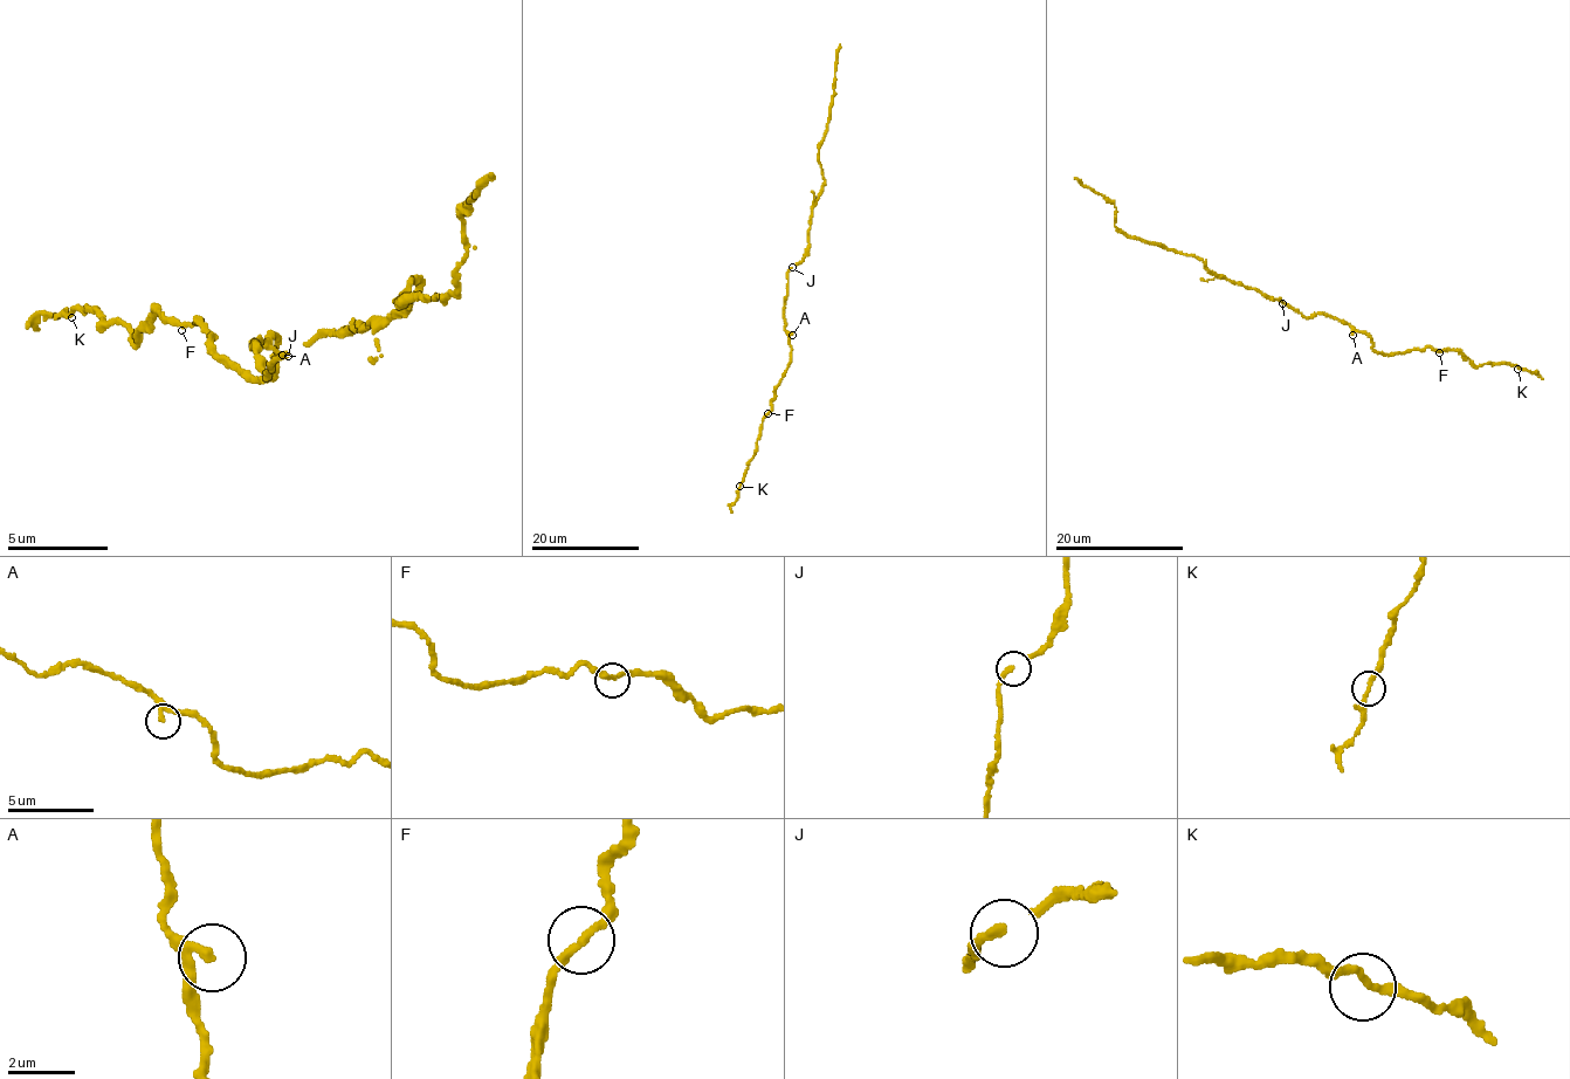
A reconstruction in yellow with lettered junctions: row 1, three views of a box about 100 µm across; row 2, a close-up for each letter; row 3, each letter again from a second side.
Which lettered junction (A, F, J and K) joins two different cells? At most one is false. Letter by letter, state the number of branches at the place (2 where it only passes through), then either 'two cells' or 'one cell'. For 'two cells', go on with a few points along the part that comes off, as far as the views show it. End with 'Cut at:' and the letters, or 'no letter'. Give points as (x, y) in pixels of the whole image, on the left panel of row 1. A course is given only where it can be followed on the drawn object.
A: branches 2; one cell
F: branches 2; one cell
J: branches 2; one cell
K: branches 2; one cell
Cut at: no letter

